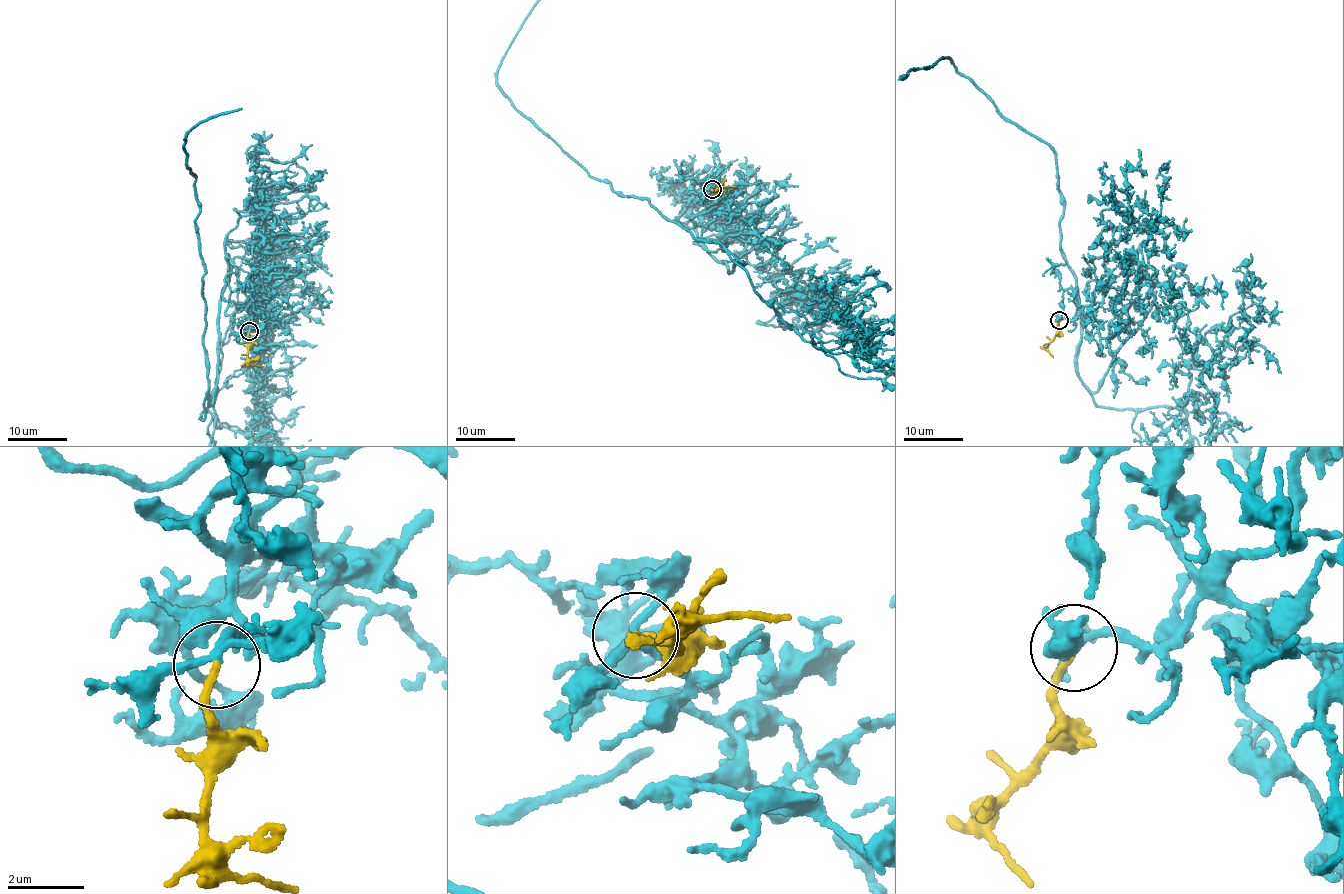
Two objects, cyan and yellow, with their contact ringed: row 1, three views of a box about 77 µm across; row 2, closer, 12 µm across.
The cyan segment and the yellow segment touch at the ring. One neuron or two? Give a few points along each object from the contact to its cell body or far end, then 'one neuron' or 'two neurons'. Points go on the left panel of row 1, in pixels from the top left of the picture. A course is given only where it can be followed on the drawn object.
yellow runs (249, 331), (249, 361), (262, 367); one neuron

